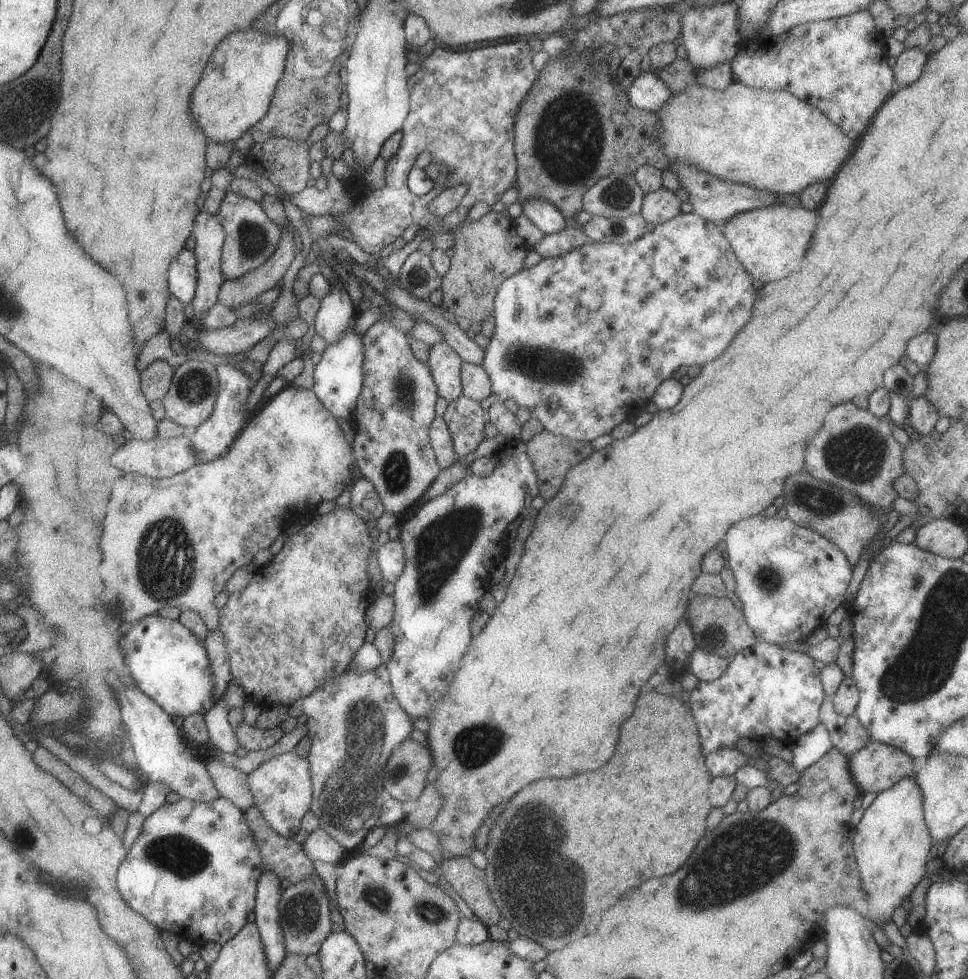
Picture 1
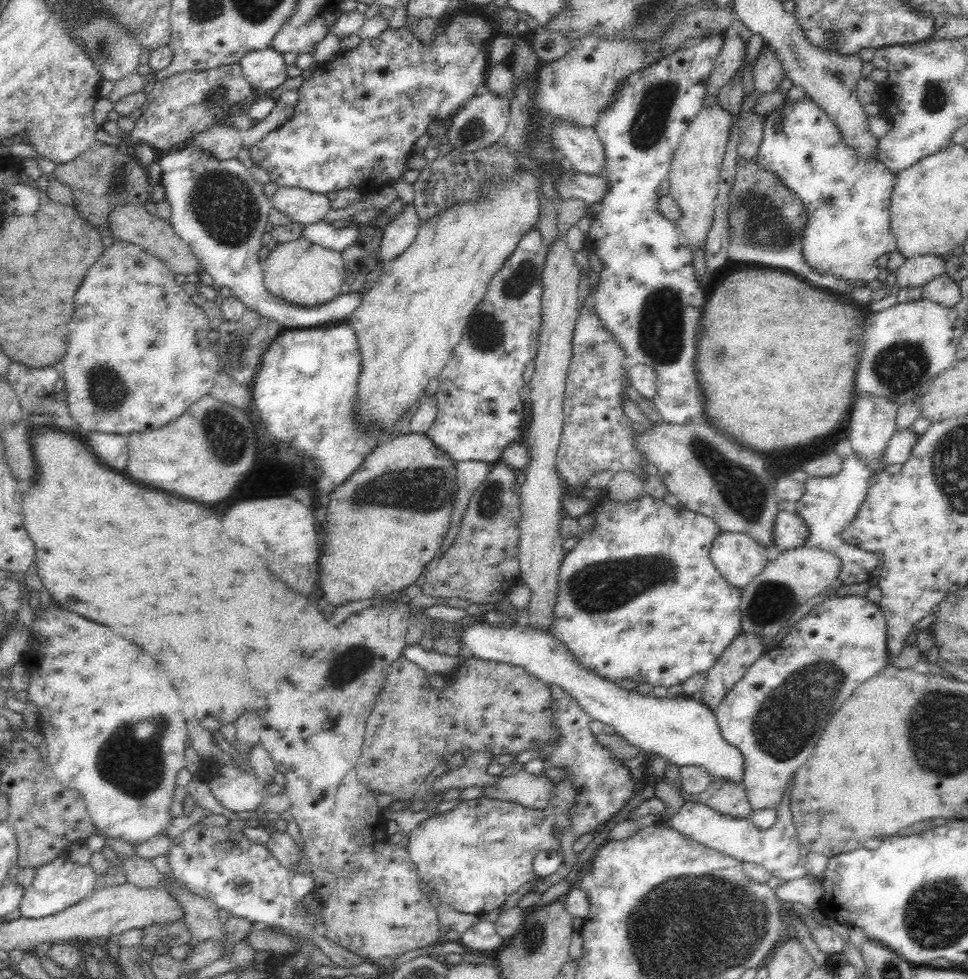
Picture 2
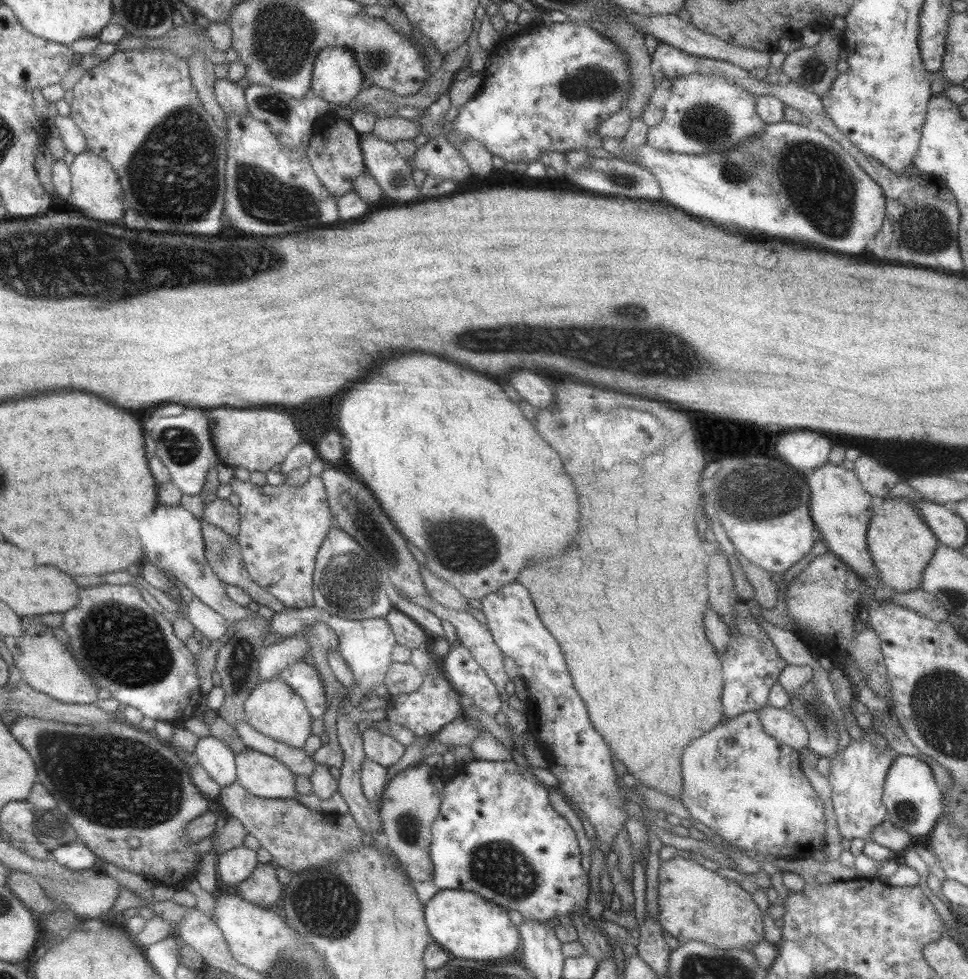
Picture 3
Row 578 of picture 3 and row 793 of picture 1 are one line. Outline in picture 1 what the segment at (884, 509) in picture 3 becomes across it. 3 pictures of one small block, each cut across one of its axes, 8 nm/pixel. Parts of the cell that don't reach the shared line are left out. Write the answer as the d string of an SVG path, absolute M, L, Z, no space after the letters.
M905 777L893 783L889 789L878 792L872 803L864 810L858 824L853 827L852 847L855 862L858 868L862 892L865 894L866 912L868 924L876 924L882 928L883 923L891 920L893 910L902 906L903 900L909 898L911 890L917 882L927 875L925 864L929 860L929 852L933 844L930 832L924 821L922 809L922 794L917 783L911 778Z

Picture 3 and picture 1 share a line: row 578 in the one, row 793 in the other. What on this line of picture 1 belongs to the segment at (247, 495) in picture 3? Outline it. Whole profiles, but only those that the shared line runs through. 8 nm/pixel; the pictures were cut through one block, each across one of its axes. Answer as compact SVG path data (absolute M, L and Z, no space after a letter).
M293 749L269 758L257 770L248 774L248 787L253 795L254 805L261 811L265 822L279 836L289 839L300 828L303 814L310 809L312 782L308 760L301 758Z

